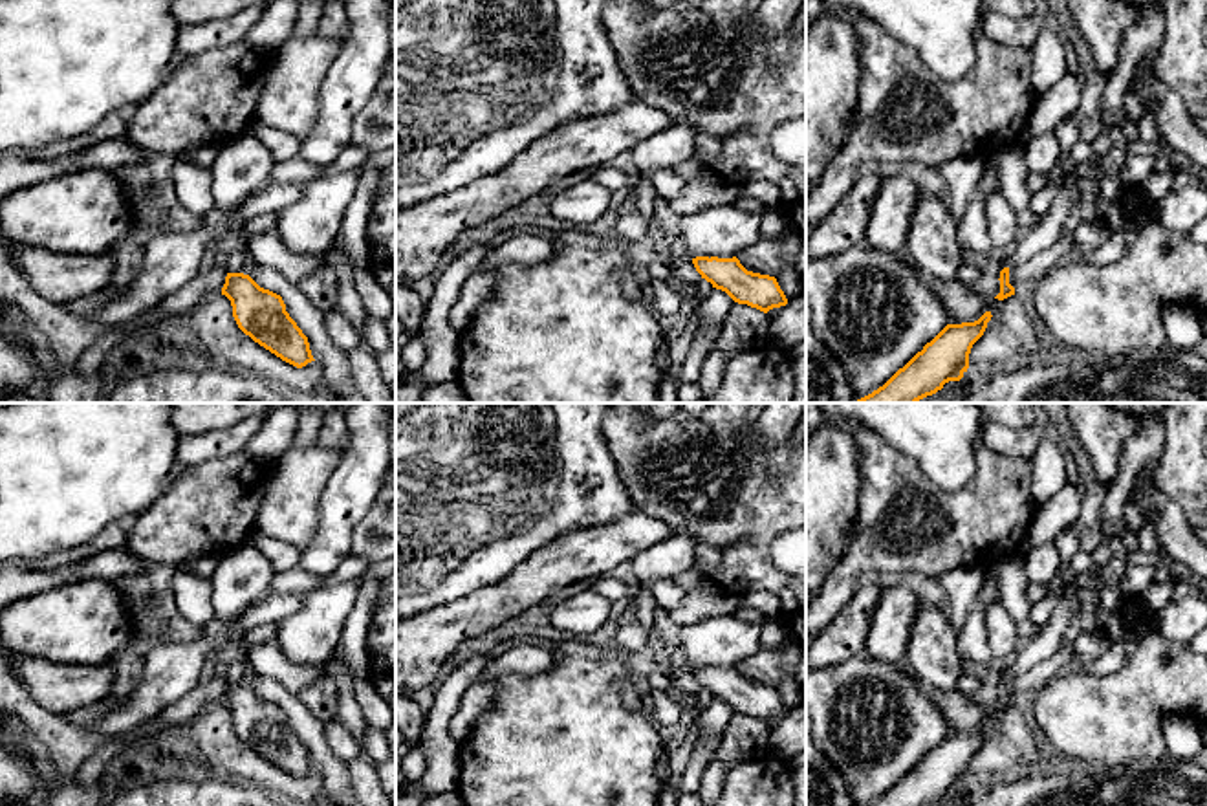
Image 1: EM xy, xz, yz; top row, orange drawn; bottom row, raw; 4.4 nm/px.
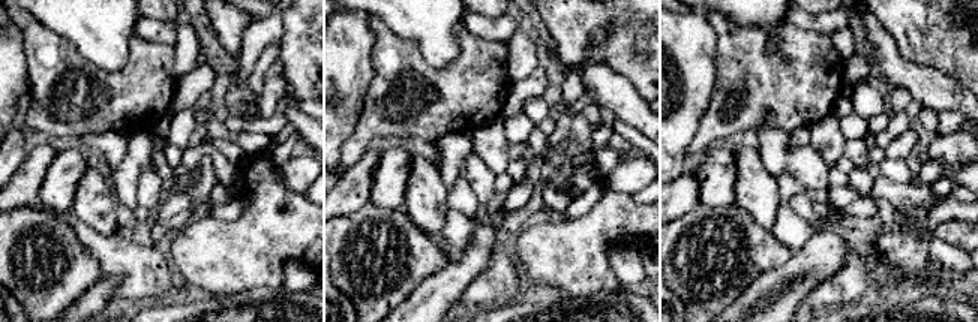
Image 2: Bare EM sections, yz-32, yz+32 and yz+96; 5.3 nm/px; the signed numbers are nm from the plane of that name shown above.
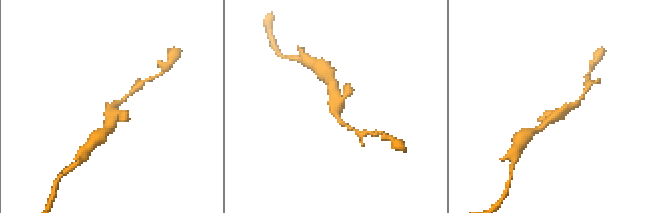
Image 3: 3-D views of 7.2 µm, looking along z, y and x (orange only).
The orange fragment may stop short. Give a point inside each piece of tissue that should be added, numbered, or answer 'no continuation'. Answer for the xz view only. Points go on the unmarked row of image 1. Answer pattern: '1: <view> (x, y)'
no continuation

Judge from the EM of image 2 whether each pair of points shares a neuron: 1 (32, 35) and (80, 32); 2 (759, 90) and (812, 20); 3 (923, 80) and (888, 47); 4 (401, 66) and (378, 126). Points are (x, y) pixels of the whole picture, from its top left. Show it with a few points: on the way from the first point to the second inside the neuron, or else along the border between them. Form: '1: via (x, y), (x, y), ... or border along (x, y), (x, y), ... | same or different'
1: border along (33, 15), (44, 26), (66, 39), (81, 56) | different
2: border along (788, 20), (798, 27), (828, 36) | different
3: via (912, 77), (891, 57) | same
4: via (395, 81), (381, 96), (381, 111) | same

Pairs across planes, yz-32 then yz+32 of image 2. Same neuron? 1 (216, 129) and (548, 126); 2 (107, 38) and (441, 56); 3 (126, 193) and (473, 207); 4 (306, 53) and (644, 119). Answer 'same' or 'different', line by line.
1: same
2: same
3: same
4: different

